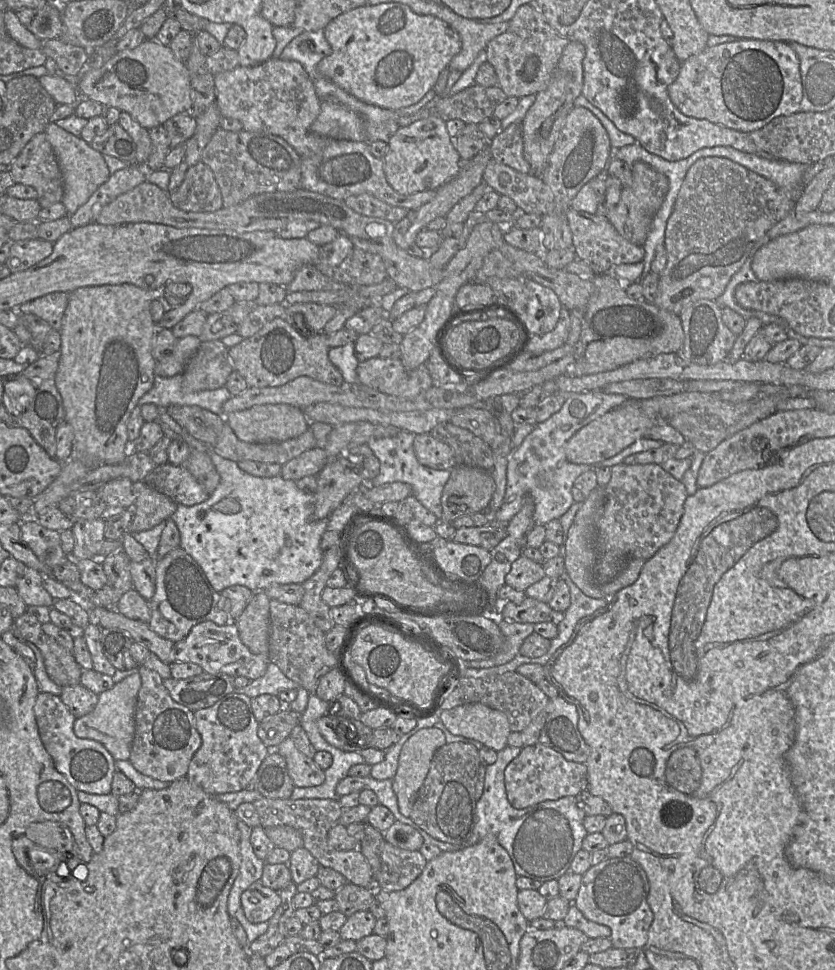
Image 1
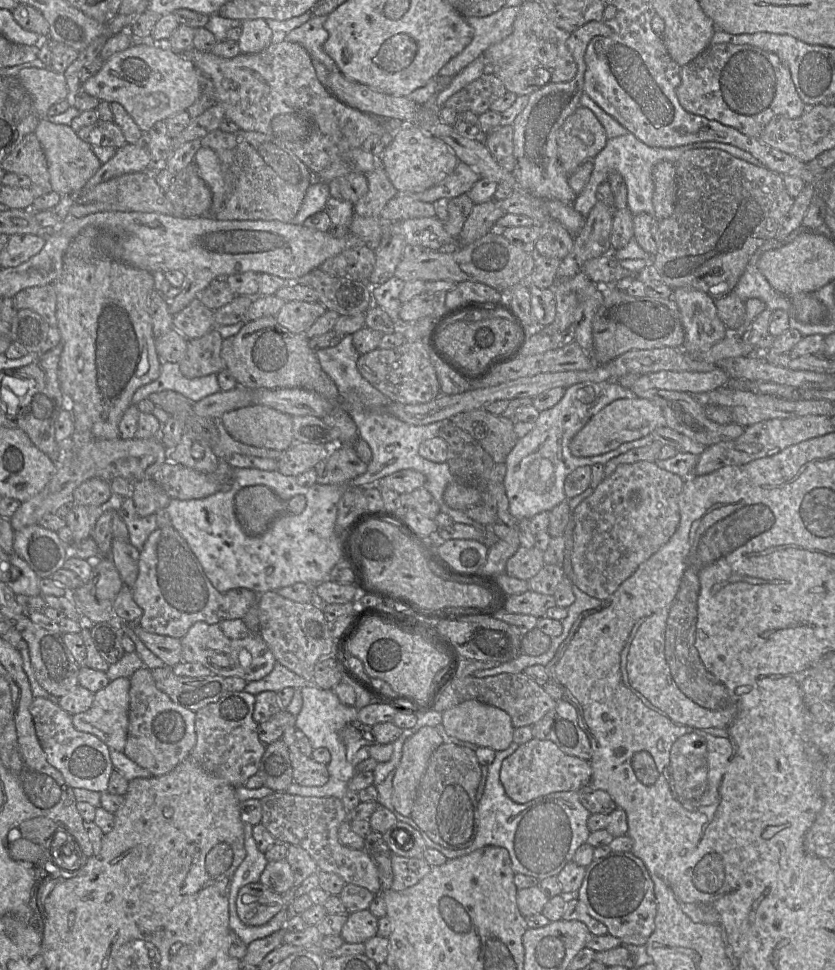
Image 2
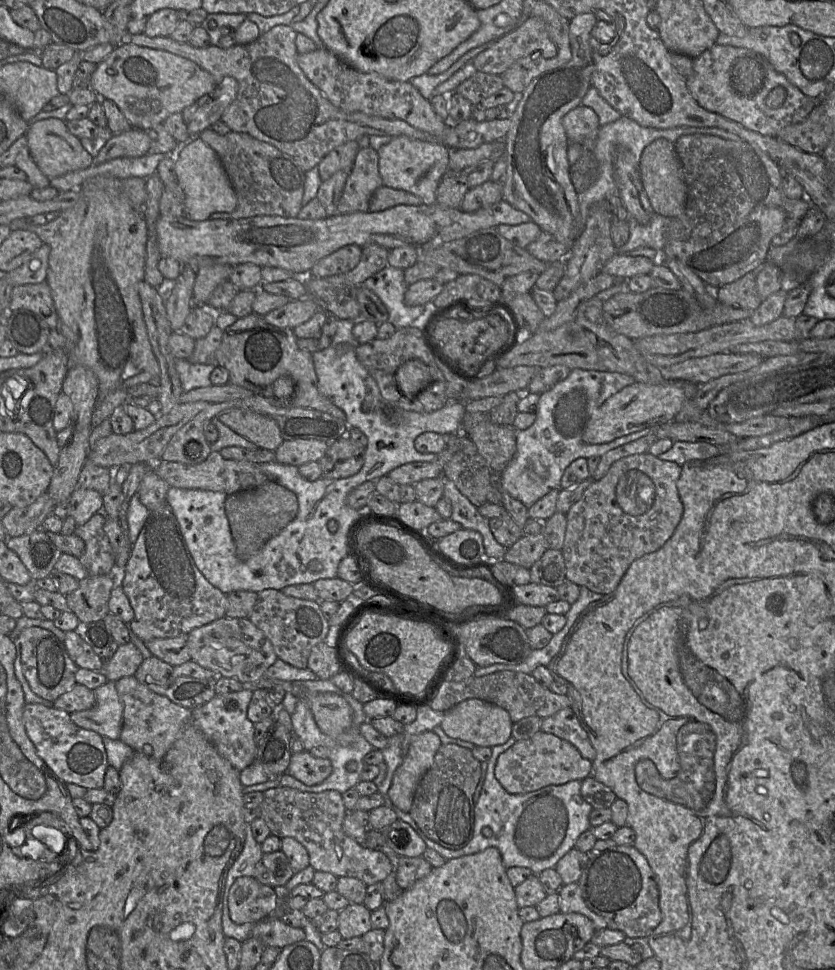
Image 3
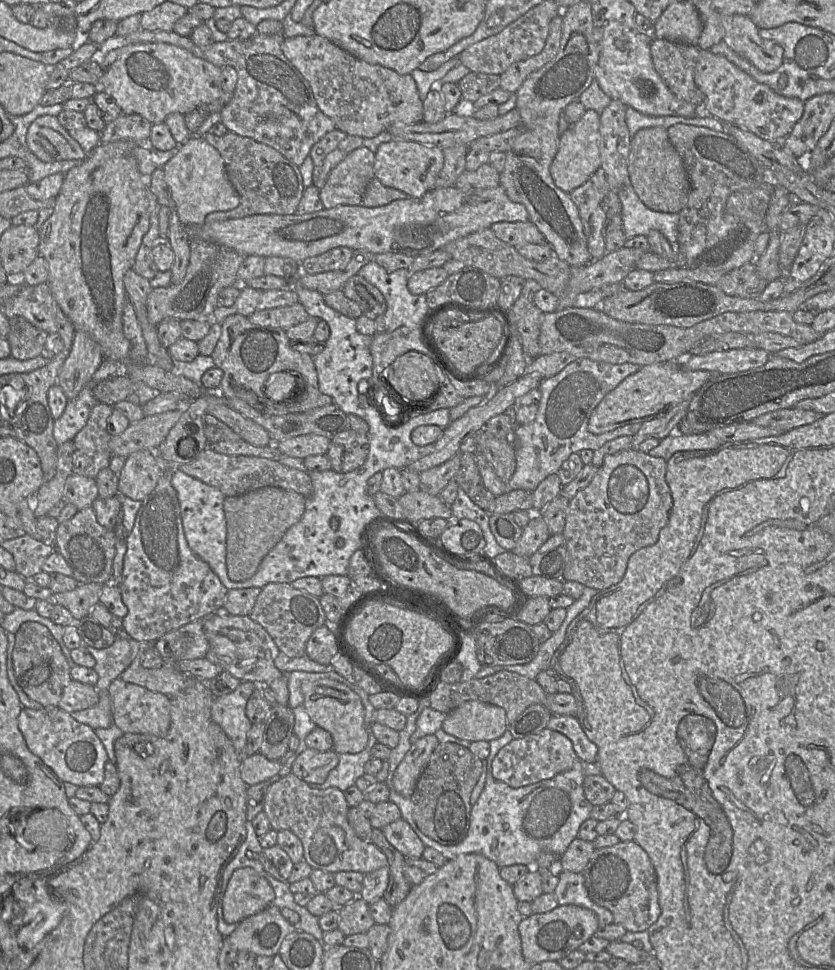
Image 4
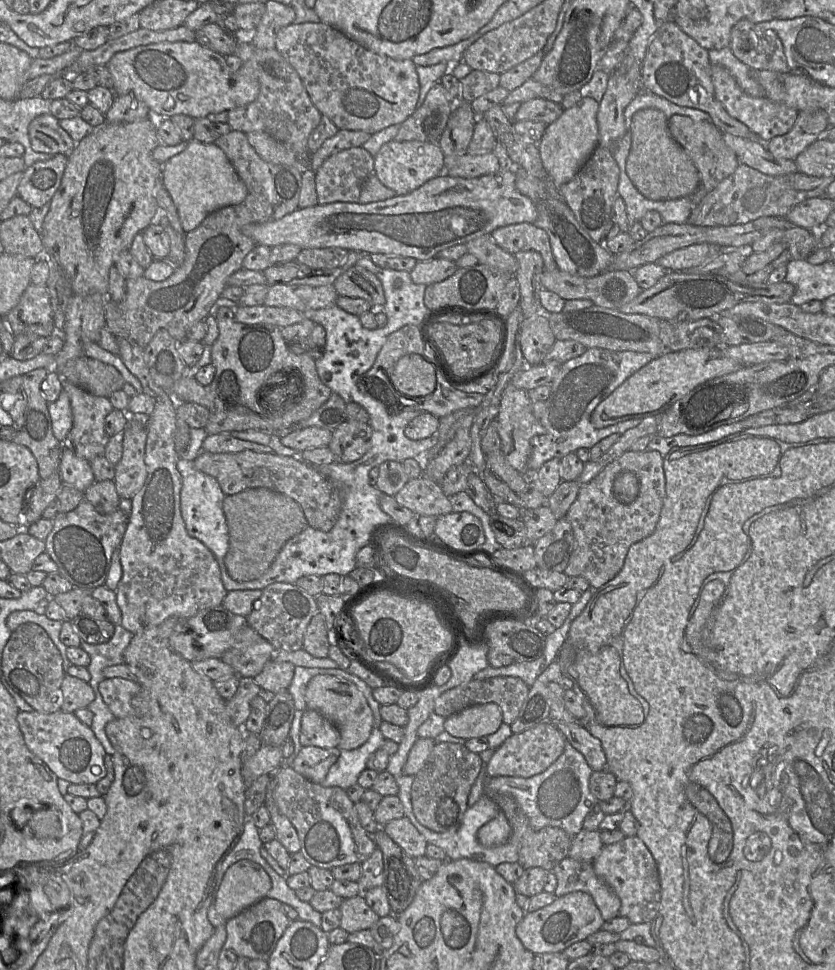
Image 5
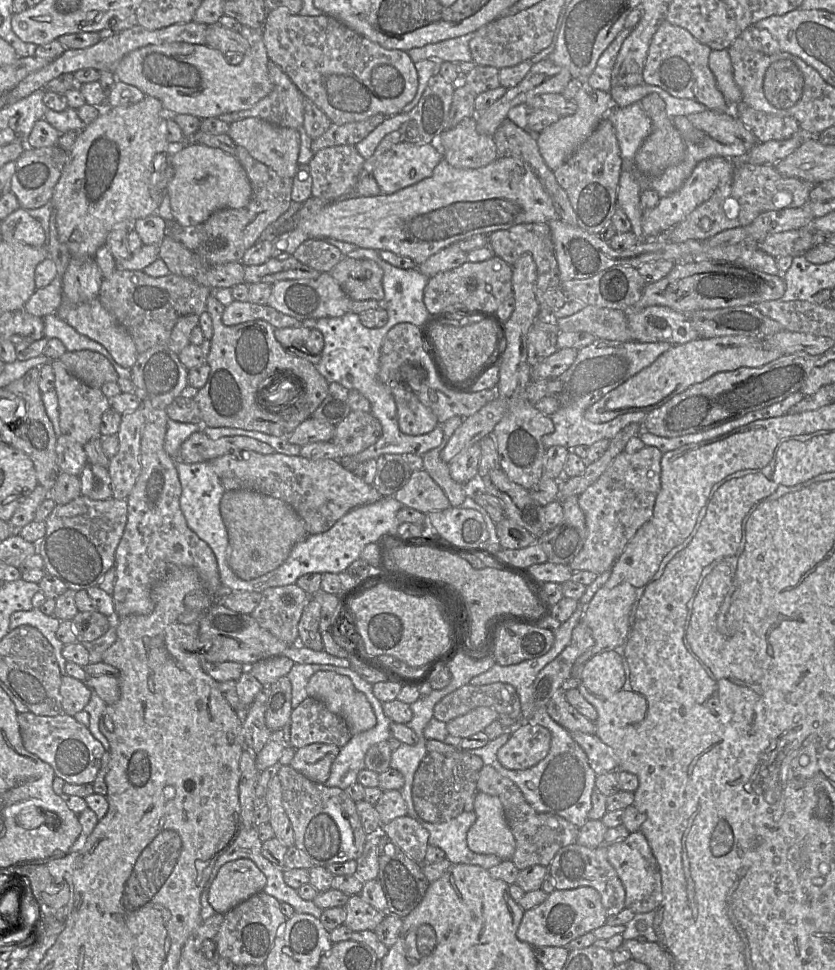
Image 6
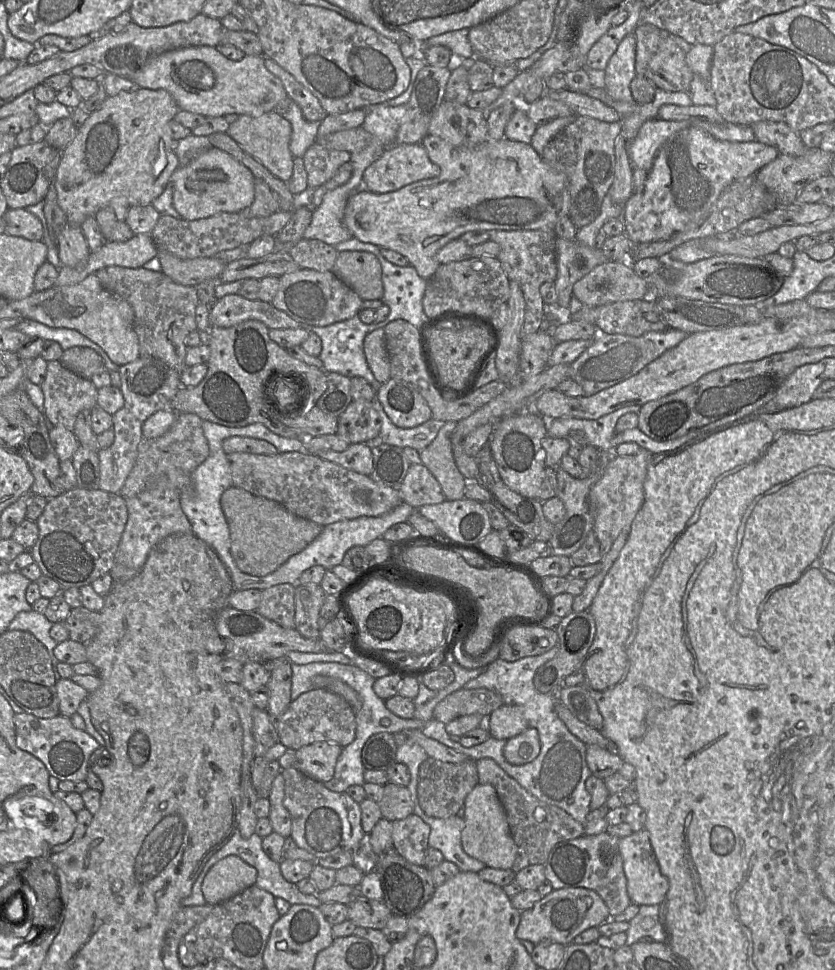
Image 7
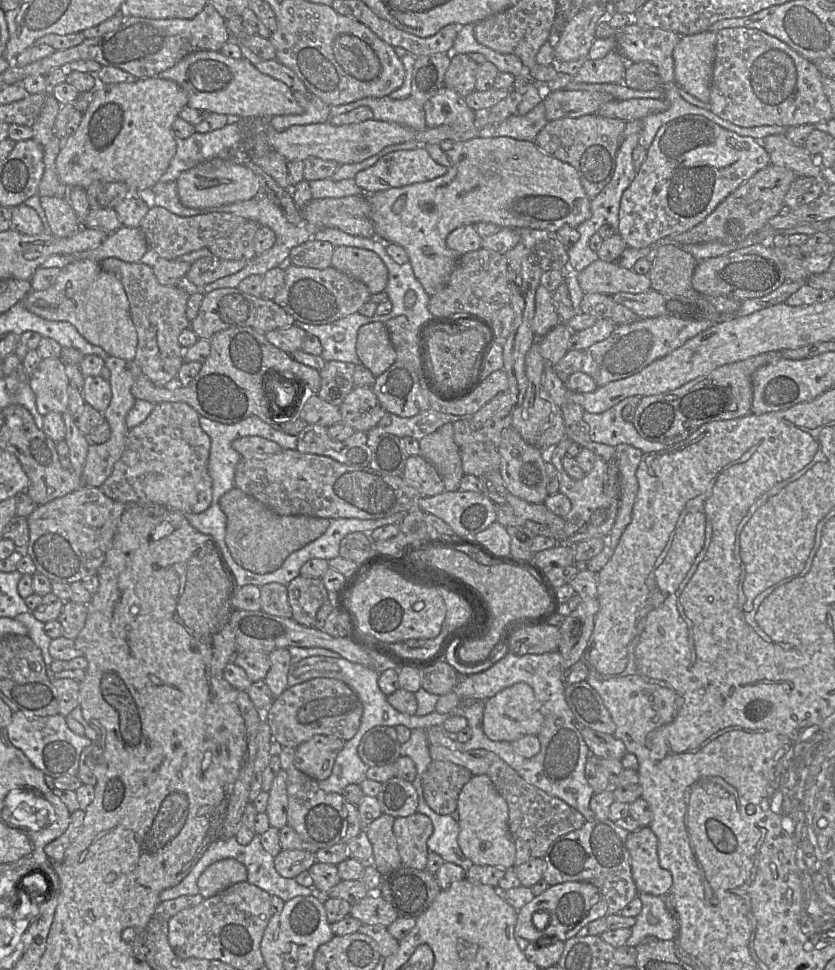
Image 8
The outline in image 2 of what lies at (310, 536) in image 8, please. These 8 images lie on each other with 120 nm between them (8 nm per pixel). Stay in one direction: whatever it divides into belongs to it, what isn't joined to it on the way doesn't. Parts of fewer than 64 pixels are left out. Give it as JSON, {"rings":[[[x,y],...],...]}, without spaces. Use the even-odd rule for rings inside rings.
{"rings":[[[265,485],[241,488],[234,499],[238,524],[247,537],[257,537],[264,534],[277,519],[283,515],[301,514],[307,505],[306,498],[302,495],[295,495],[289,500],[283,500]]]}

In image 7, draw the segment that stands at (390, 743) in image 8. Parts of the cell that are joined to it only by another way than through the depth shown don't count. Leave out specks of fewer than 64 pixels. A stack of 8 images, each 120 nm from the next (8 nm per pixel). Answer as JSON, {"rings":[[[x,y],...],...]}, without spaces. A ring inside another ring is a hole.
{"rings":[[[381,732],[372,735],[362,748],[365,770],[386,770],[395,762],[397,748],[393,734]]]}

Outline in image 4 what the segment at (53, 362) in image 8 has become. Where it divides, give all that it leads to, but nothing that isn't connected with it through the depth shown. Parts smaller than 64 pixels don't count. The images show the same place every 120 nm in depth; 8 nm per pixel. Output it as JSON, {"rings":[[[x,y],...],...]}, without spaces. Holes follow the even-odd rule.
{"rings":[[[98,402],[92,407],[86,425],[72,439],[74,473],[95,479],[101,469],[109,466],[112,436],[106,426],[113,409],[111,405]]]}

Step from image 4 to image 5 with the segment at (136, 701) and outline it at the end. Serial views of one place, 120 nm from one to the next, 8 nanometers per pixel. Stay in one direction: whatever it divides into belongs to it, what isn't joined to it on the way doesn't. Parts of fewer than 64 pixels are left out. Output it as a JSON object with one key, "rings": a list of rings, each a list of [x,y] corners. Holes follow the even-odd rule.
{"rings":[[[105,678],[99,683],[98,689],[115,718],[133,714],[132,699],[140,692],[138,682],[124,678]]]}

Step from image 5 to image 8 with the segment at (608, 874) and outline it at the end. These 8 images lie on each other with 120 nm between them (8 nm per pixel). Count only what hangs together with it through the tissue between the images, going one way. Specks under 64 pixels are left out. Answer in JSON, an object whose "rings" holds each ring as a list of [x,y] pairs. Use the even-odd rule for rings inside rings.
{"rings":[[[649,826],[627,836],[632,877],[638,893],[665,896],[673,885],[672,874],[660,865],[658,839]]]}

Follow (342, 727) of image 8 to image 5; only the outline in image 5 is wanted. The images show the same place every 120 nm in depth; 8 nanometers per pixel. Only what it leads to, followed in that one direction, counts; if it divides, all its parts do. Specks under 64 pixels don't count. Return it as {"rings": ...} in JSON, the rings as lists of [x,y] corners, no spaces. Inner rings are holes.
{"rings":[[[306,709],[303,711],[299,739],[302,747],[334,748],[338,747],[340,733],[334,724],[318,712]]]}

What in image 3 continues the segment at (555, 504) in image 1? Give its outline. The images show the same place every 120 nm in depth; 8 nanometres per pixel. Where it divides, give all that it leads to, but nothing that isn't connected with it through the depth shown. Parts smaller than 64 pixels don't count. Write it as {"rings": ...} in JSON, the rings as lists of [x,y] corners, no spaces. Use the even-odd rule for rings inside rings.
{"rings":[[[572,369],[566,379],[542,393],[533,425],[525,430],[516,430],[516,453],[501,473],[501,493],[505,490],[529,508],[551,490],[561,489],[560,483],[565,469],[577,458],[601,457],[612,449],[649,435],[650,429],[644,429],[604,444],[586,444],[582,440],[583,431],[594,411],[609,397],[633,382],[634,379],[631,376],[618,372]]]}

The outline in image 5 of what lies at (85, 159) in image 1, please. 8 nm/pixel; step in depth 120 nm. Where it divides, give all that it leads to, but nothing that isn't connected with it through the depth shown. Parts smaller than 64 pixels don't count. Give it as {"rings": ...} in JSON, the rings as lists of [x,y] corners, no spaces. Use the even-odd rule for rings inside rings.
{"rings":[[[51,114],[36,117],[29,125],[31,147],[35,152],[68,155],[76,142]]]}

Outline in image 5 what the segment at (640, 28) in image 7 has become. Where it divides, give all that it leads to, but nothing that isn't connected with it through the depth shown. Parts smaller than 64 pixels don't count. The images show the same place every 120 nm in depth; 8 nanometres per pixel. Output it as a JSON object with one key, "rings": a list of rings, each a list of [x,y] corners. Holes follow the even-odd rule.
{"rings":[[[673,20],[665,21],[649,42],[641,67],[641,86],[674,104],[706,112],[722,133],[765,145],[746,125],[731,117],[715,98],[708,50],[686,34]]]}

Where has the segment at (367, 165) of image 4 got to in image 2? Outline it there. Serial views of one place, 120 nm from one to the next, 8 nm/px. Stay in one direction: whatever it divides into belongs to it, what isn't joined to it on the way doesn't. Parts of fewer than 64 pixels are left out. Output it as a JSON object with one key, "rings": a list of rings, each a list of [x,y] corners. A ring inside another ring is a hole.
{"rings":[[[382,165],[365,174],[368,192],[354,205],[354,213],[362,217],[379,217],[382,209],[398,191],[390,182]]]}

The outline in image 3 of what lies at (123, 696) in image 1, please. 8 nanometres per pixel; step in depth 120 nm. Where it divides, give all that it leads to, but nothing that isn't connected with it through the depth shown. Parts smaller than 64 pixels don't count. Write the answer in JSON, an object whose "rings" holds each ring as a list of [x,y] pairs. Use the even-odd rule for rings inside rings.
{"rings":[[[107,681],[93,690],[95,704],[92,708],[70,713],[74,724],[91,730],[102,737],[120,739],[123,722],[123,703],[115,687],[115,681]]]}

